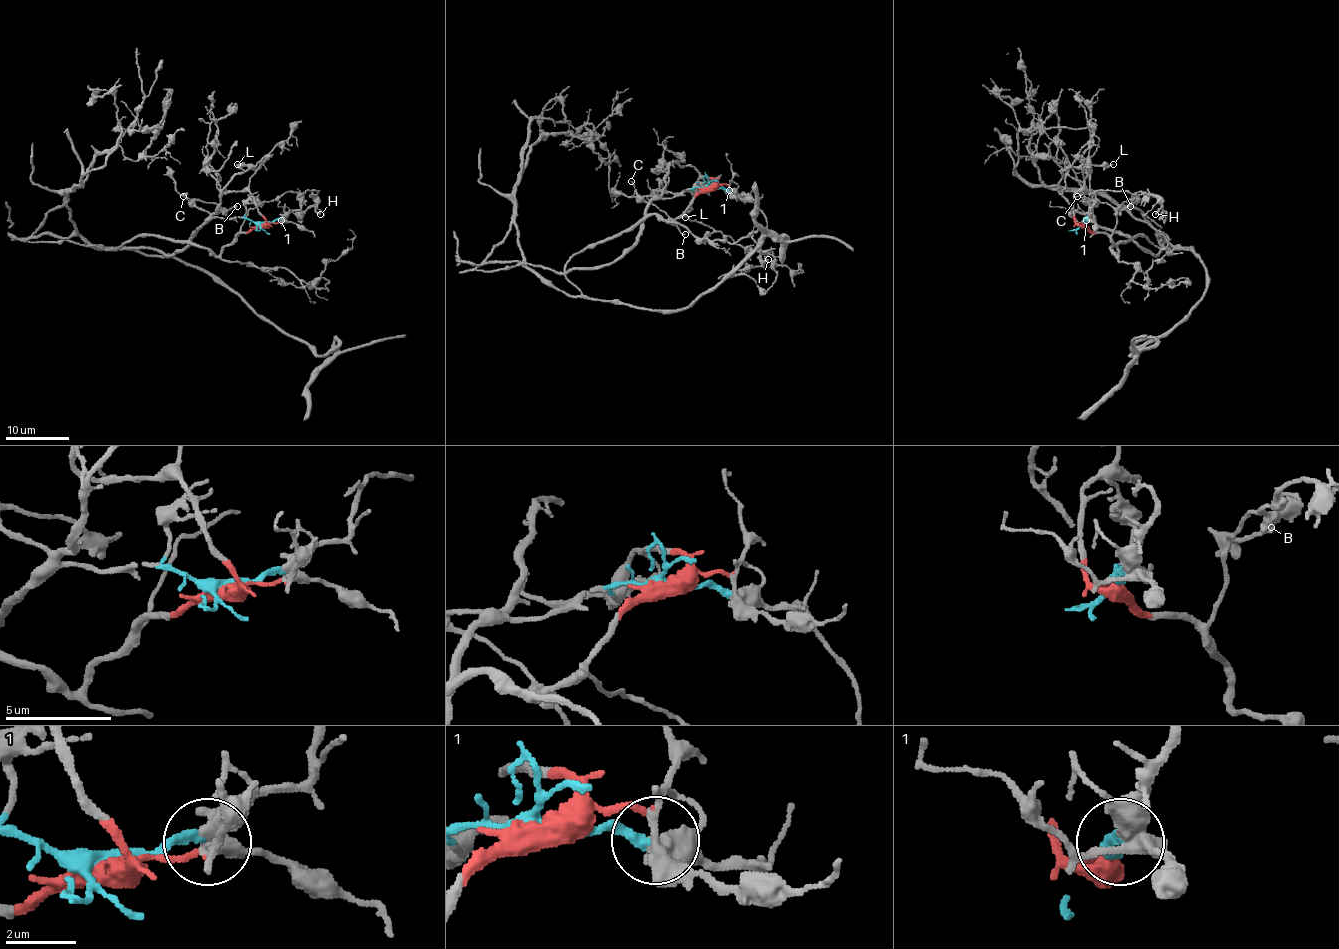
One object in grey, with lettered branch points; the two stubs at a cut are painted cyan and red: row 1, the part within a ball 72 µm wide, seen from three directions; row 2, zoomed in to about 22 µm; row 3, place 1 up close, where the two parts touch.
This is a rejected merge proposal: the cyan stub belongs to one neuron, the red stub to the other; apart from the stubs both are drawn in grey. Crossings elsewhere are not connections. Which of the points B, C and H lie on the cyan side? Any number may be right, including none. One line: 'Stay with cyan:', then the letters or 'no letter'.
Stay with cyan: B, C, H

